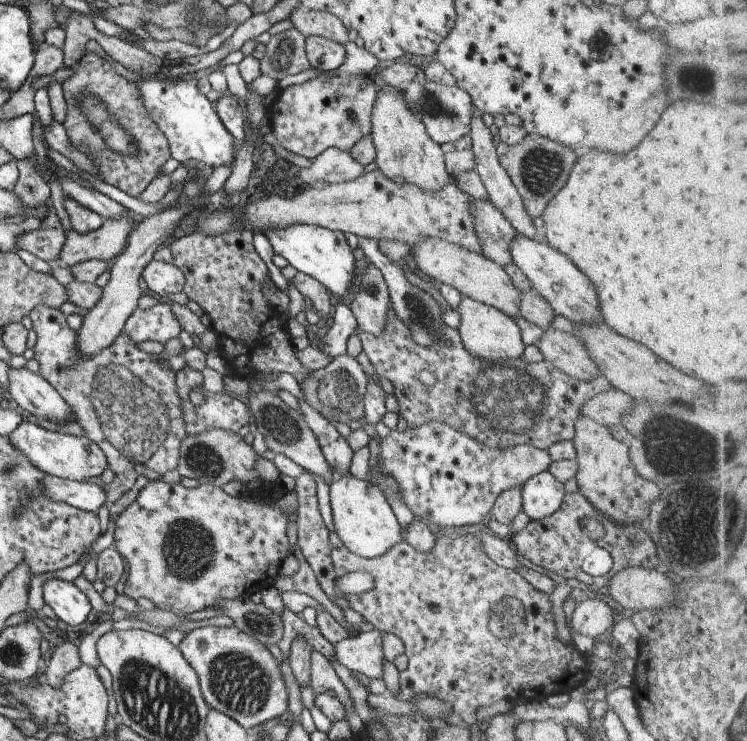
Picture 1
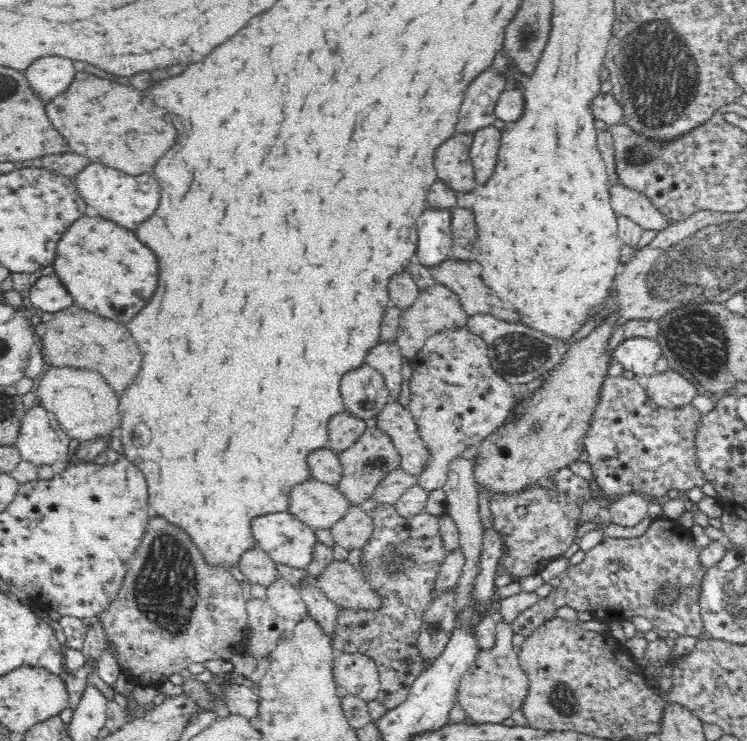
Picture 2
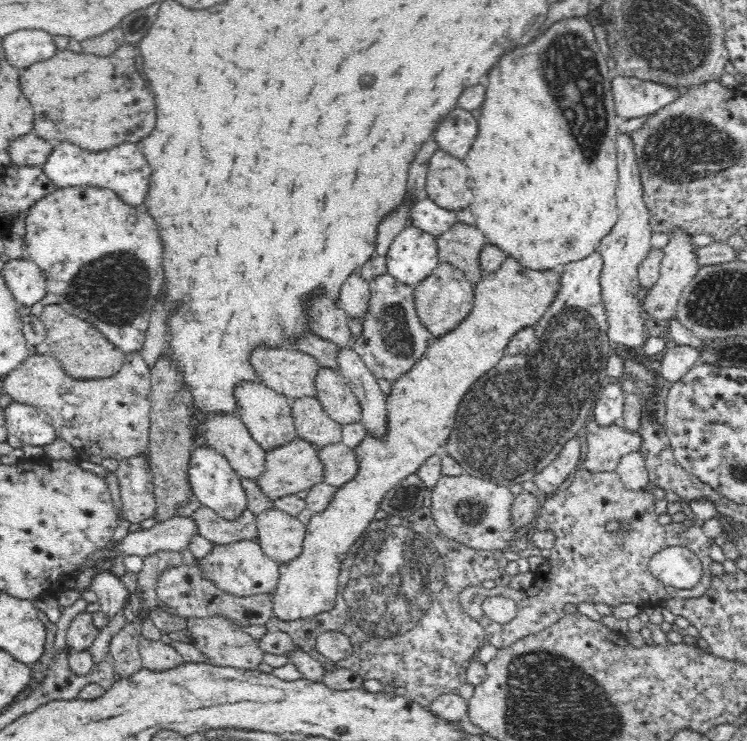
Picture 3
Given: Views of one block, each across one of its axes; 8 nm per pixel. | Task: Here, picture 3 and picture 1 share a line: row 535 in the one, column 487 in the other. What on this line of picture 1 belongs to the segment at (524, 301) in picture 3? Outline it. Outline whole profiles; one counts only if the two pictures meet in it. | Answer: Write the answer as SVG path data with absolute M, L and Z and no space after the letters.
M461 297L455 311L459 313L458 336L462 348L475 359L489 363L516 361L521 358L524 344L520 338L519 328L499 310L468 297Z

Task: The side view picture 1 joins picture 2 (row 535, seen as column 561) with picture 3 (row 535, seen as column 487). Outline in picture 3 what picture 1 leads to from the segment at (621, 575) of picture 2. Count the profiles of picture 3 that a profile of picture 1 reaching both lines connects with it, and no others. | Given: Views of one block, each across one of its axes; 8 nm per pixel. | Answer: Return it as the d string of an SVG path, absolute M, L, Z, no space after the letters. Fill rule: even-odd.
M575 470L554 495L542 499L536 527L539 531L553 531L558 539L550 550L547 563L540 566L535 584L526 588L522 595L522 606L518 605L516 616L508 624L500 624L484 613L484 599L487 594L496 592L496 588L485 590L471 585L461 593L459 604L484 627L487 642L501 649L562 620L567 604L606 604L614 608L628 602L650 606L669 599L702 597L712 580L709 548L714 540L708 539L700 526L692 523L660 524L657 501L652 490L628 490L616 472ZM672 546L684 546L700 555L703 579L694 588L686 590L668 586L649 570L650 560L664 548Z

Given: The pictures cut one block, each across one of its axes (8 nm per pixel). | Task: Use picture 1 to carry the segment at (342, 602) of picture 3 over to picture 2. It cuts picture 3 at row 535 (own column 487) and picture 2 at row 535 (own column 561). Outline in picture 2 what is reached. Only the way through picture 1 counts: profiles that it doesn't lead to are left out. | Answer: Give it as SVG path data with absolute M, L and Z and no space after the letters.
M373 496L358 506L368 513L375 527L372 539L363 549L361 572L381 595L383 608L376 612L341 608L332 645L337 653L362 653L373 659L379 675L377 700L391 709L406 700L414 680L424 670L418 653L418 635L423 614L434 600L434 582L448 555L441 540L438 516L424 510L412 519L402 519L393 505L381 503Z

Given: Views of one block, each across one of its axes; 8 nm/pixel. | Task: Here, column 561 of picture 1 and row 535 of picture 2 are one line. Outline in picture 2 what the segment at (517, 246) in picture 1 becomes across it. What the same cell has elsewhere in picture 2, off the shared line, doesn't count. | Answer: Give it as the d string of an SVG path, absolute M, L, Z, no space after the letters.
M276 512L255 519L253 536L258 548L264 550L278 566L288 566L296 569L308 569L314 561L315 547L319 543L316 531L297 520L290 512Z

